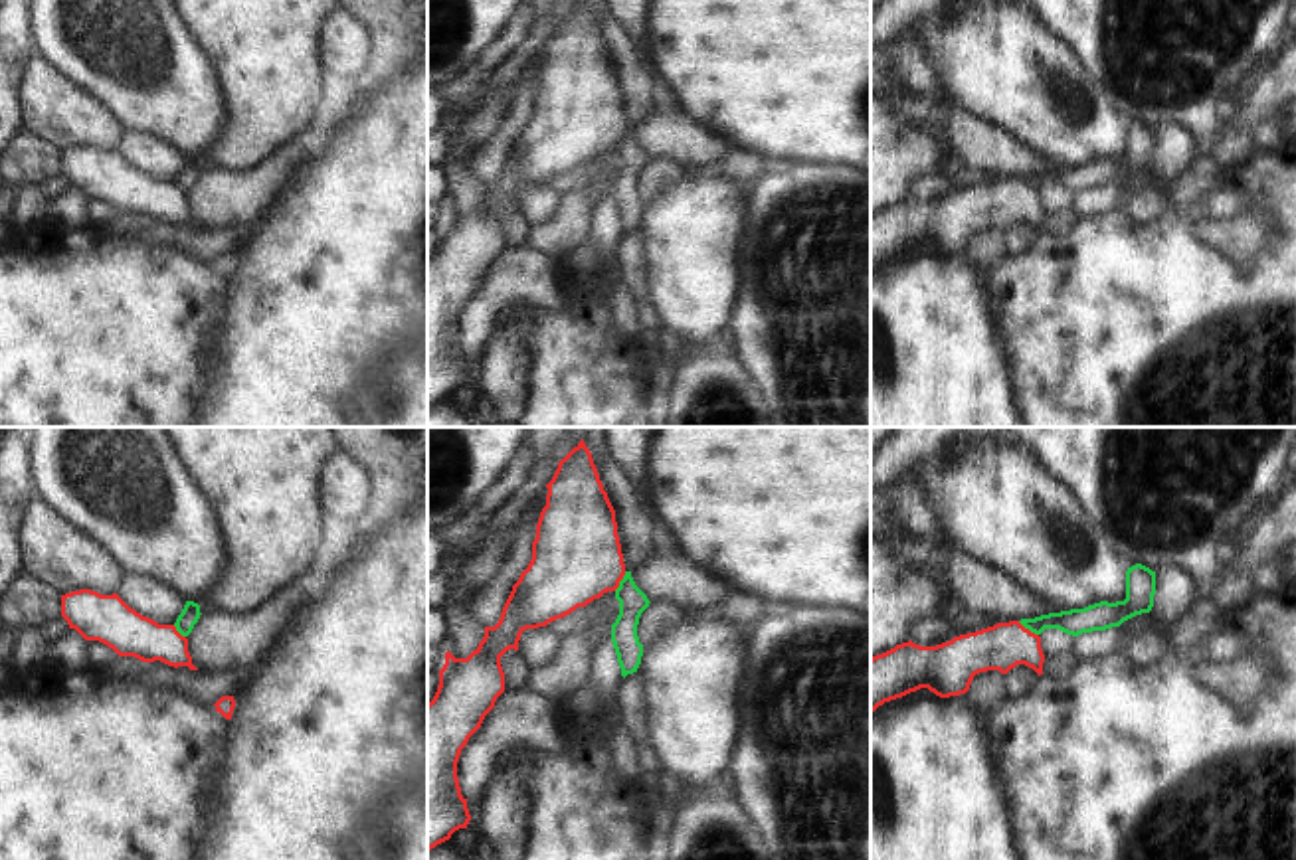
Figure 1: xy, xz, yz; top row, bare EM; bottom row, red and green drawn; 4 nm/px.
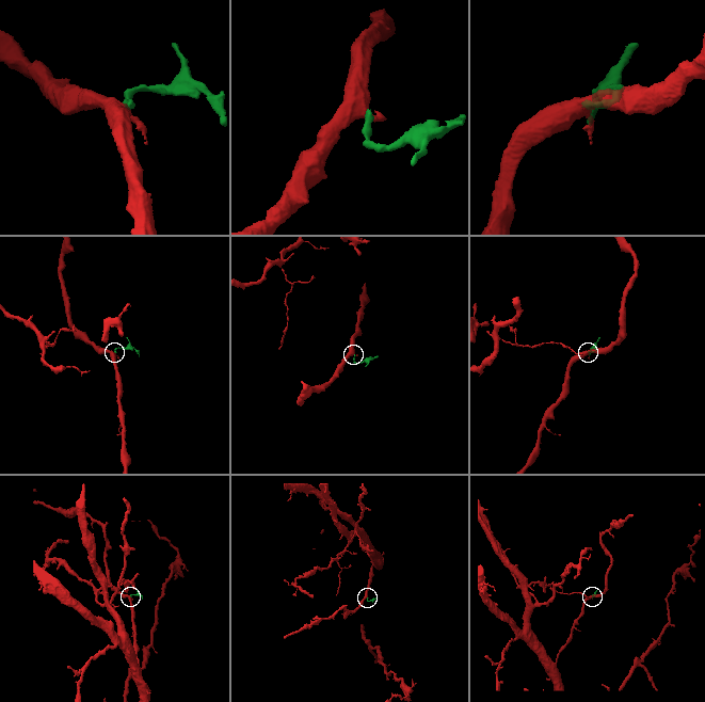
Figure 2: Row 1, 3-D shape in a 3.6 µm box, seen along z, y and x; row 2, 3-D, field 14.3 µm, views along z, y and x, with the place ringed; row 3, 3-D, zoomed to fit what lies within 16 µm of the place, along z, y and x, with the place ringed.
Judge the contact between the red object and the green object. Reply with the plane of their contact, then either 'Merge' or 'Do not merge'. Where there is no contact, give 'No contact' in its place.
Touches red in yz. Do not merge.

